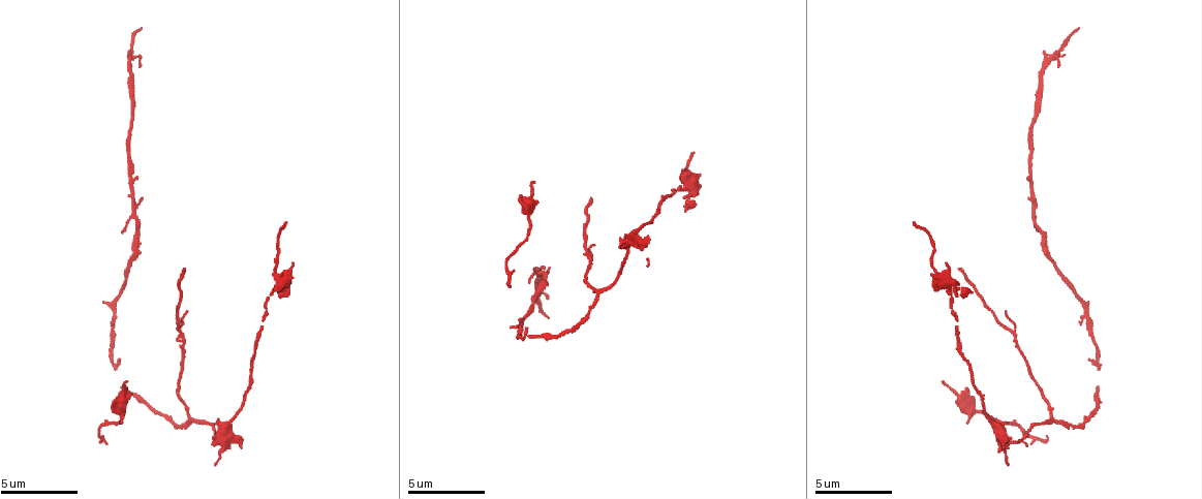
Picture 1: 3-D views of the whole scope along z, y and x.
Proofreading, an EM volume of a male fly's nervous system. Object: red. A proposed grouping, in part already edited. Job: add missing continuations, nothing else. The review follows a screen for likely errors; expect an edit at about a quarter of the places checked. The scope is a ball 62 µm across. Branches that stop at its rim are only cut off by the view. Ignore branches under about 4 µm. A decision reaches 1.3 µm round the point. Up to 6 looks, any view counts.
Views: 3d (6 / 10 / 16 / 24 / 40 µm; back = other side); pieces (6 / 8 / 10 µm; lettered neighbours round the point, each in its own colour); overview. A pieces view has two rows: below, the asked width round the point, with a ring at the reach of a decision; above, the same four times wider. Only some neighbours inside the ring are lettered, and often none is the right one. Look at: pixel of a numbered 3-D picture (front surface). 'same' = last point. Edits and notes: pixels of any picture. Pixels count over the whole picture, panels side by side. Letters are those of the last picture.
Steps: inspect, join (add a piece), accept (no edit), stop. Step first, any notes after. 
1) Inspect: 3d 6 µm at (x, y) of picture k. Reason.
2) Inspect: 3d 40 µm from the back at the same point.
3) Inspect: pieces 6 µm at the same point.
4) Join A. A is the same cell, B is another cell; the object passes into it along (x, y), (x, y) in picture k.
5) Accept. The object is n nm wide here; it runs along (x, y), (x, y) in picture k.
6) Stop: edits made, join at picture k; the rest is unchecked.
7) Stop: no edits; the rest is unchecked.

Inspect: pieces 10 µm at (592, 202) of picture 1. Branch stops here.

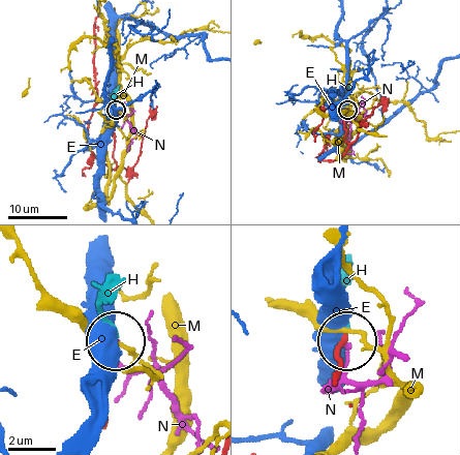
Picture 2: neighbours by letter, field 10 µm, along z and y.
Join H. H is the same cell, E, M and N are other cells; the cell continues.

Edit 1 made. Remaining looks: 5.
Inspect: pieces 8 µm at (916, 227) of picture 1. Tapers out.

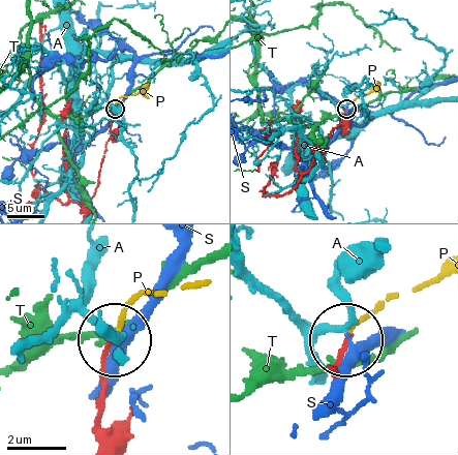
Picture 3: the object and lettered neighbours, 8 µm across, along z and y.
Join P. P is the same cell, A, S and T are other cells; it goes on there.

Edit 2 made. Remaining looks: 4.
Inspect: pieces 8 µm at (946, 385) of picture 1.

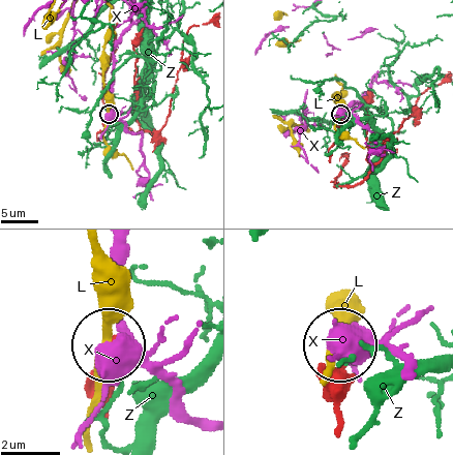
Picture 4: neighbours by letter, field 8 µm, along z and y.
Accept. L, X and Z are other cells; no lettered piece goes on from it.

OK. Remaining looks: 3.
Stop: edits made, join at picture 2, join at picture 3; the rest is unchecked.

